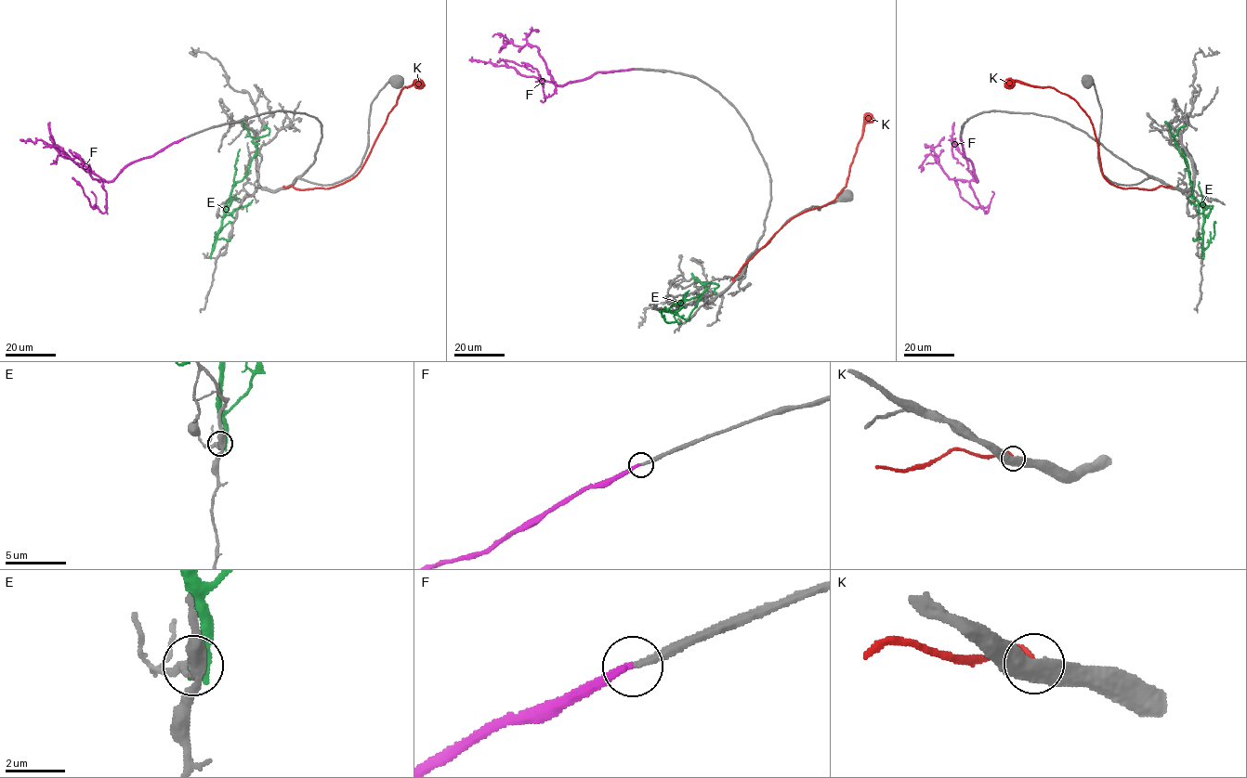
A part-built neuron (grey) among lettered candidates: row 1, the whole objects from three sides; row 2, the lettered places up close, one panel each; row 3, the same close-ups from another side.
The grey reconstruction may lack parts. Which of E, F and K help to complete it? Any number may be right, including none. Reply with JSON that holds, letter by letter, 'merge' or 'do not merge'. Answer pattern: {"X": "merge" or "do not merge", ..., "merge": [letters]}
{"E": "do not merge", "F": "merge", "K": "do not merge", "merge": ["F"]}

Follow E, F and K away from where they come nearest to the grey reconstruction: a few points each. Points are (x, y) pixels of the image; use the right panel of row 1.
E: (1202, 257), (1203, 210), (1194, 197), (1187, 160), (1174, 138), (1177, 130), (1186, 124)
F: (961, 137), (977, 180), (969, 187), (986, 213), (987, 207), (974, 207), (960, 195), (954, 177)
K: (1172, 188), (1122, 188), (1110, 184), (1101, 170), (1093, 123), (1078, 103), (1050, 87), (1010, 81), (1004, 85)

